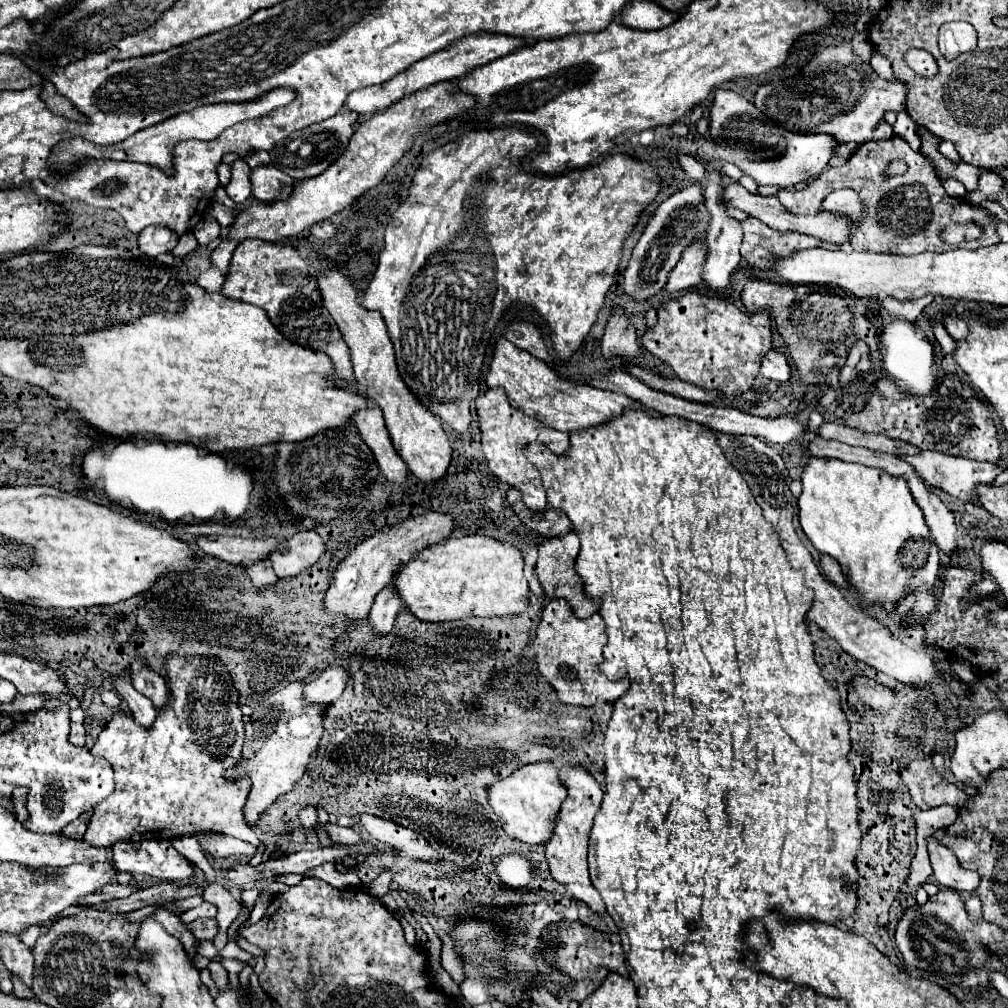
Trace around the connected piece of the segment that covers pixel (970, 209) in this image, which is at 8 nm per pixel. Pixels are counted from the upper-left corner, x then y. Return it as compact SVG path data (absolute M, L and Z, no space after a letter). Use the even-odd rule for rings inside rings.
M894 136L894 138L890 138L890 140L880 140L880 142L866 142L866 144L862 144L862 146L846 160L846 164L822 172L820 176L814 178L814 180L812 180L806 188L802 188L802 190L796 190L796 188L794 188L794 190L781 190L777 196L782 205L790 210L790 212L794 212L794 214L818 214L818 212L822 210L822 200L824 200L830 192L840 190L840 188L852 188L852 190L856 190L856 194L860 196L860 202L864 204L864 212L866 212L866 214L862 216L862 220L852 222L852 230L850 230L850 232L852 232L852 234L850 234L850 244L852 244L852 248L854 248L856 252L884 252L884 254L906 254L906 256L914 256L914 254L928 252L928 250L930 250L930 252L946 252L955 249L956 245L944 244L944 242L940 240L938 232L940 232L944 226L952 224L952 222L970 222L970 220L978 222L978 224L984 228L984 234L981 234L980 238L976 240L961 242L957 245L958 248L976 249L1000 242L1000 236L998 236L998 232L996 232L996 228L998 228L996 216L994 216L990 210L982 208L982 206L976 208L976 206L964 202L962 198L958 200L958 198L948 196L948 194L944 192L942 180L940 180L938 174L934 172L932 164L930 164L920 152L912 150L906 140L902 140L902 138L898 138L898 136ZM896 158L898 158L898 160L904 160L904 162L908 164L908 170L906 170L904 174L900 174L900 176L886 176L886 180L884 180L884 172L888 170L890 162L896 160Z

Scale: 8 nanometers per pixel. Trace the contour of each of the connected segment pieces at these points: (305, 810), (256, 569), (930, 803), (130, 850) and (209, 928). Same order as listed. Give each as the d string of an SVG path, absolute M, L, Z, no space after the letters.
M311 806L303 807L299 810L299 818L305 829L312 830L318 821L317 810Z
M268 558L260 560L258 564L248 566L246 570L248 570L248 576L250 576L254 588L270 588L270 586L274 586L274 584L278 582L278 580L276 580L276 574L274 574L274 570L272 570L272 564L270 564Z
M932 758L912 760L900 770L900 778L920 810L928 810L940 804L950 804L960 810L960 806L964 806L964 802L968 800L968 796L960 788L956 788L948 780L944 782L944 778L932 764Z
M144 840L144 842L116 842L112 844L112 860L116 864L118 870L128 870L133 874L150 874L152 877L157 877L171 882L184 882L190 879L194 874L192 864L172 848L170 840Z
M194 920L194 924L190 924L190 930L196 938L212 940L216 936L216 920Z

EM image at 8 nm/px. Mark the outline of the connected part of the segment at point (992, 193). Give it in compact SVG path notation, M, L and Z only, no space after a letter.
M980 168L980 178L978 178L978 188L970 192L966 198L974 204L980 204L984 200L994 200L1004 188L1004 178L988 168Z

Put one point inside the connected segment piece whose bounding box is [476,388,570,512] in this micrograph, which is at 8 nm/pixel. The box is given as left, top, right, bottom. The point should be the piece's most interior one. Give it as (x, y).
(506, 433)

